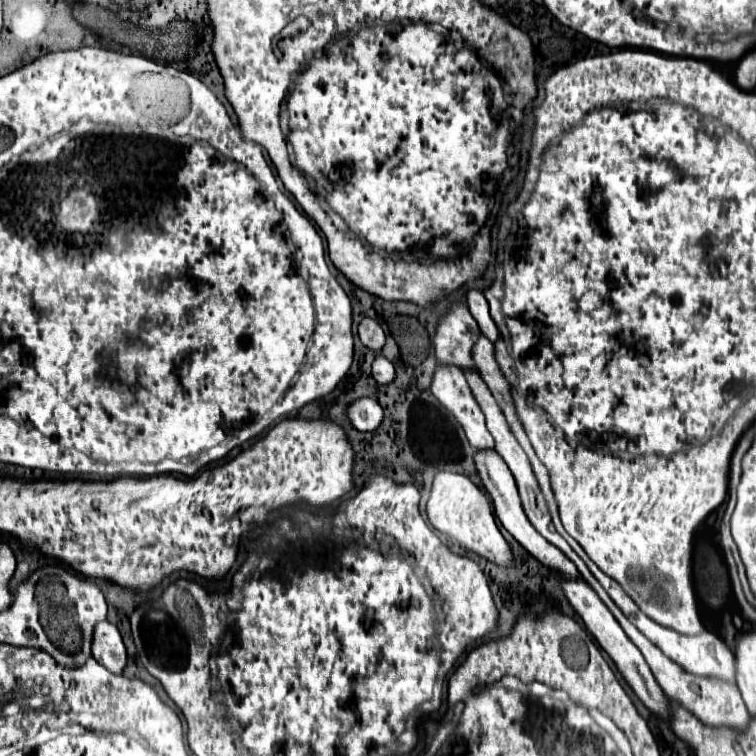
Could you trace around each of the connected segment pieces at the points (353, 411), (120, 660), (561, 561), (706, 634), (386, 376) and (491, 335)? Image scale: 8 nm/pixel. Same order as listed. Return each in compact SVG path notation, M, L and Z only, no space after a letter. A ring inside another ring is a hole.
M360 397L346 407L346 417L358 431L374 431L384 413L374 397Z
M110 621L96 623L92 635L92 657L106 669L122 673L126 665L126 647L114 623Z
M476 449L476 451L474 451L474 465L476 465L478 477L482 479L484 489L488 491L488 495L490 495L490 499L492 499L494 513L496 513L496 517L500 519L500 523L506 527L506 531L508 531L530 555L534 555L534 557L536 557L540 563L544 563L546 567L564 567L564 571L568 571L568 575L580 575L578 569L576 569L576 565L574 565L570 559L566 559L566 557L562 555L562 551L558 551L552 543L548 543L544 537L540 537L540 535L536 533L536 529L530 525L528 517L526 517L524 511L522 511L514 477L512 477L512 473L508 471L506 463L500 459L500 455L498 455L494 449Z
M588 563L588 569L590 569L592 575L600 581L600 585L606 589L606 593L612 597L612 601L622 609L622 613L624 613L656 647L660 647L660 649L664 651L664 655L672 657L680 667L684 667L686 671L690 671L690 673L694 673L694 675L714 675L714 677L720 677L720 679L726 679L726 681L734 681L734 653L732 653L732 649L730 649L718 635L714 635L714 633L708 631L708 629L704 629L704 631L698 633L698 635L684 635L684 633L678 633L678 631L674 631L674 629L670 629L670 627L664 627L664 625L656 623L656 621L652 621L650 617L646 617L646 615L640 611L640 607L624 593L624 589L622 589L614 579L610 579L608 575L604 575L594 563Z
M378 353L378 355L374 357L372 377L374 377L378 383L390 383L390 381L394 379L394 365L392 365L382 353Z
M468 289L466 301L468 301L472 317L480 325L480 331L484 331L484 335L488 335L488 339L494 343L498 339L498 329L496 329L490 313L488 313L488 301L486 301L486 297L478 289Z

